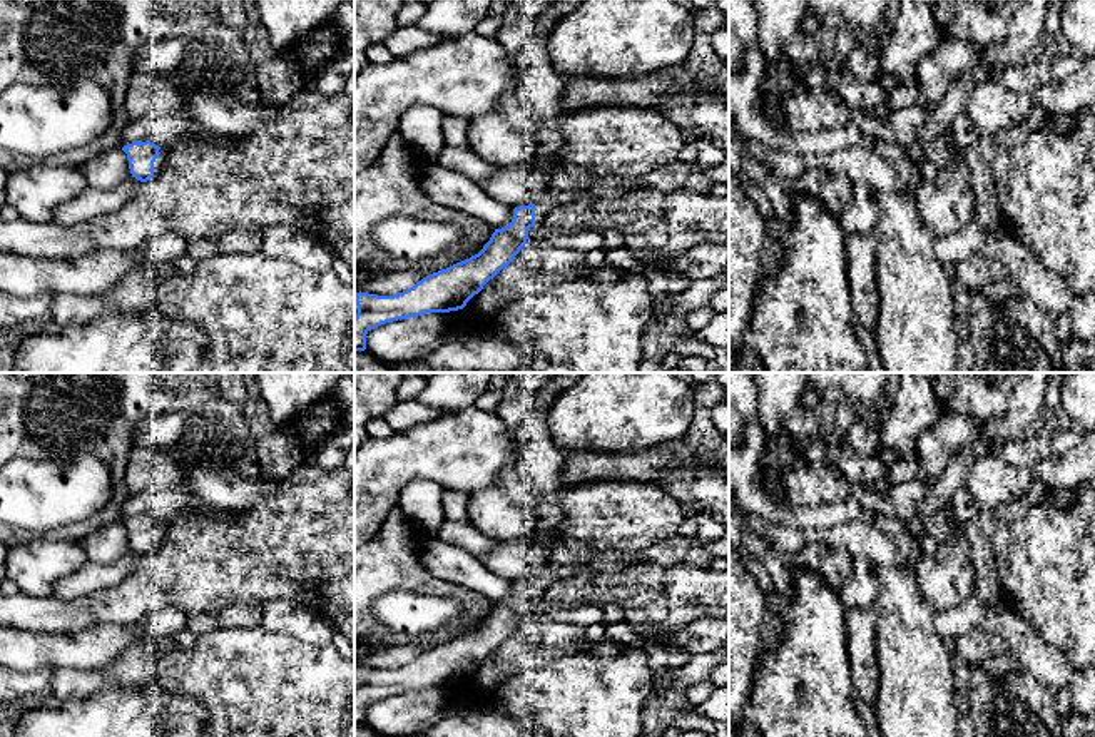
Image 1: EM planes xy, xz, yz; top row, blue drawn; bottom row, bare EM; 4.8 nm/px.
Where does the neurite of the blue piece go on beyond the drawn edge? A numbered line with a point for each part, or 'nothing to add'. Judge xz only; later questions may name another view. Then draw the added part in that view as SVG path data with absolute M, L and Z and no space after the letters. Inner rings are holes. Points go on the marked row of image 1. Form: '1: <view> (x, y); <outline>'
1: xz (565, 188); M567 169L555 174L542 199L535 202L535 226L543 224L547 214L557 206L575 202L602 177L597 172L573 174Z

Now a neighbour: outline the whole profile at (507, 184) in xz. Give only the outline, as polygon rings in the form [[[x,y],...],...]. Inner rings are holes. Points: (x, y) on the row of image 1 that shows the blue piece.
[[[523,165],[497,167],[497,172],[480,182],[478,186],[495,201],[508,207],[520,207],[535,204],[542,199],[543,192],[530,191],[525,186],[528,170]]]

